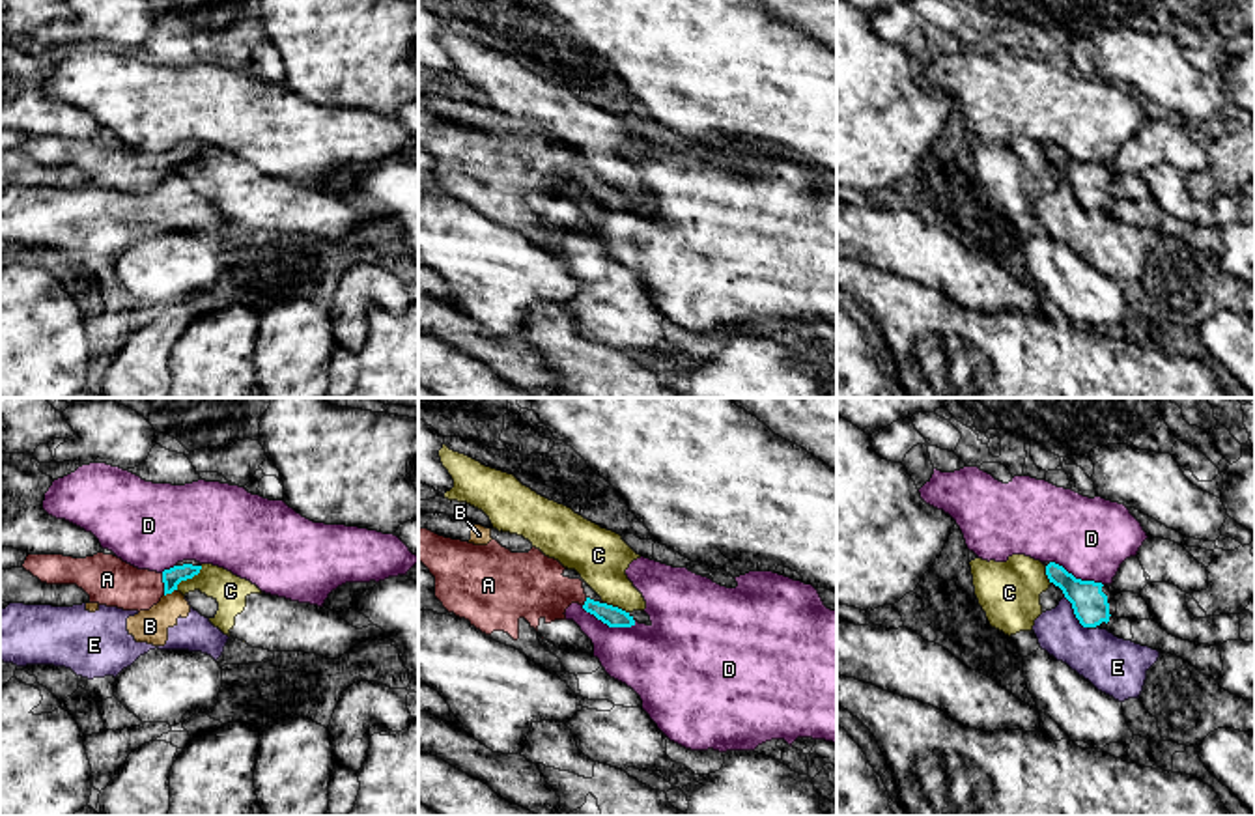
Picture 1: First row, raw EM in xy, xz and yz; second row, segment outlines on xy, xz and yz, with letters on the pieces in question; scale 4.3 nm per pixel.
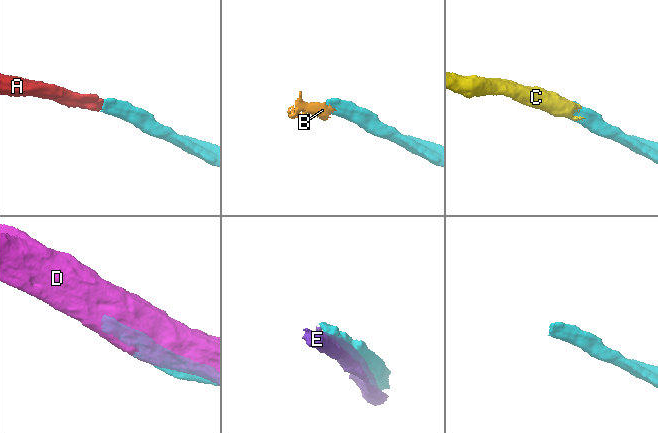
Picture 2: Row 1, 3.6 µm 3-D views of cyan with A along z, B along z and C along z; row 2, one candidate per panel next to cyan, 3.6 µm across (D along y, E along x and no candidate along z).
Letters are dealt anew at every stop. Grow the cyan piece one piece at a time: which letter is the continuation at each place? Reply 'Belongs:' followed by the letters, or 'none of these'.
Belongs: A

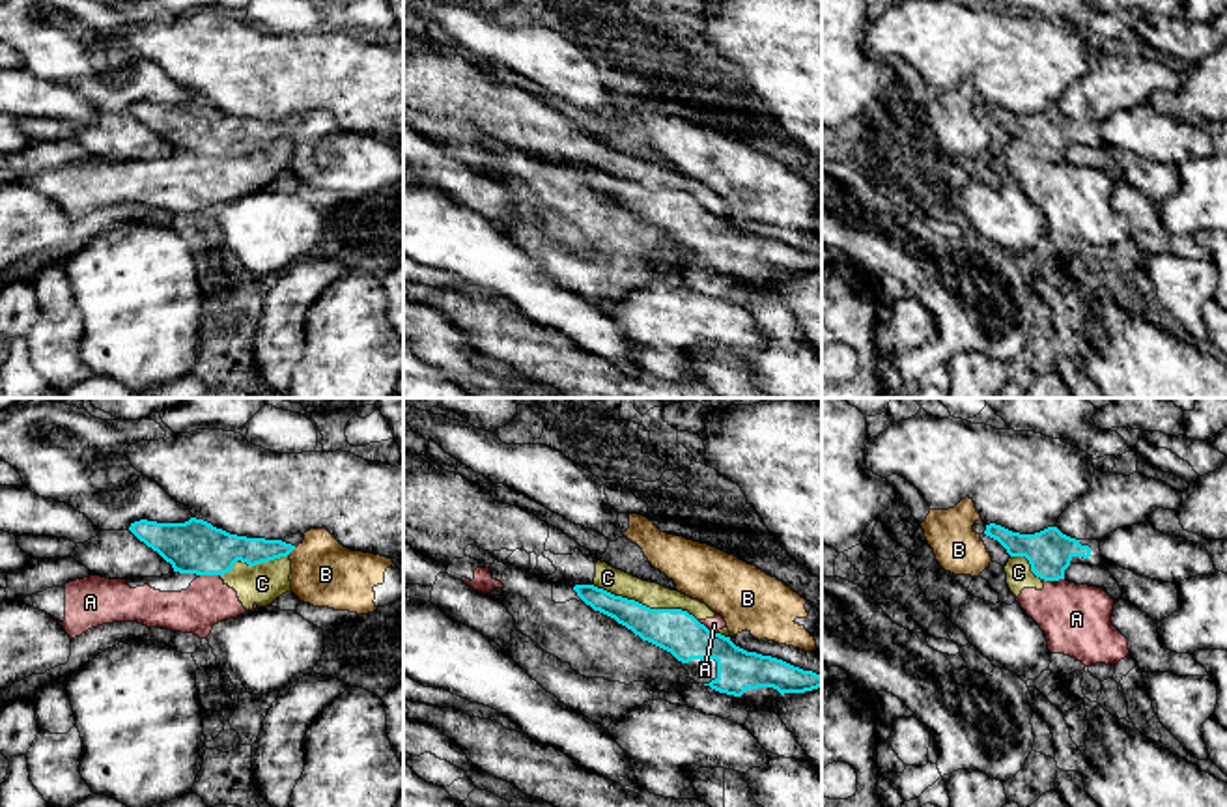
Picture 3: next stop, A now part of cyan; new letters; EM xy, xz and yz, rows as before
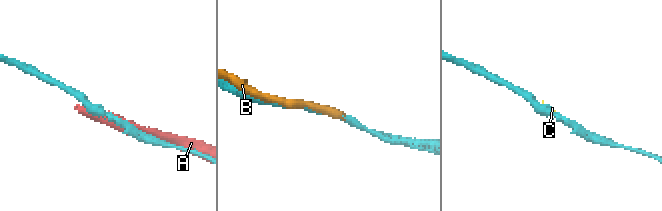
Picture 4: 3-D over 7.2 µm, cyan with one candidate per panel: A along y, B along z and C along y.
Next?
Belongs: none of these

